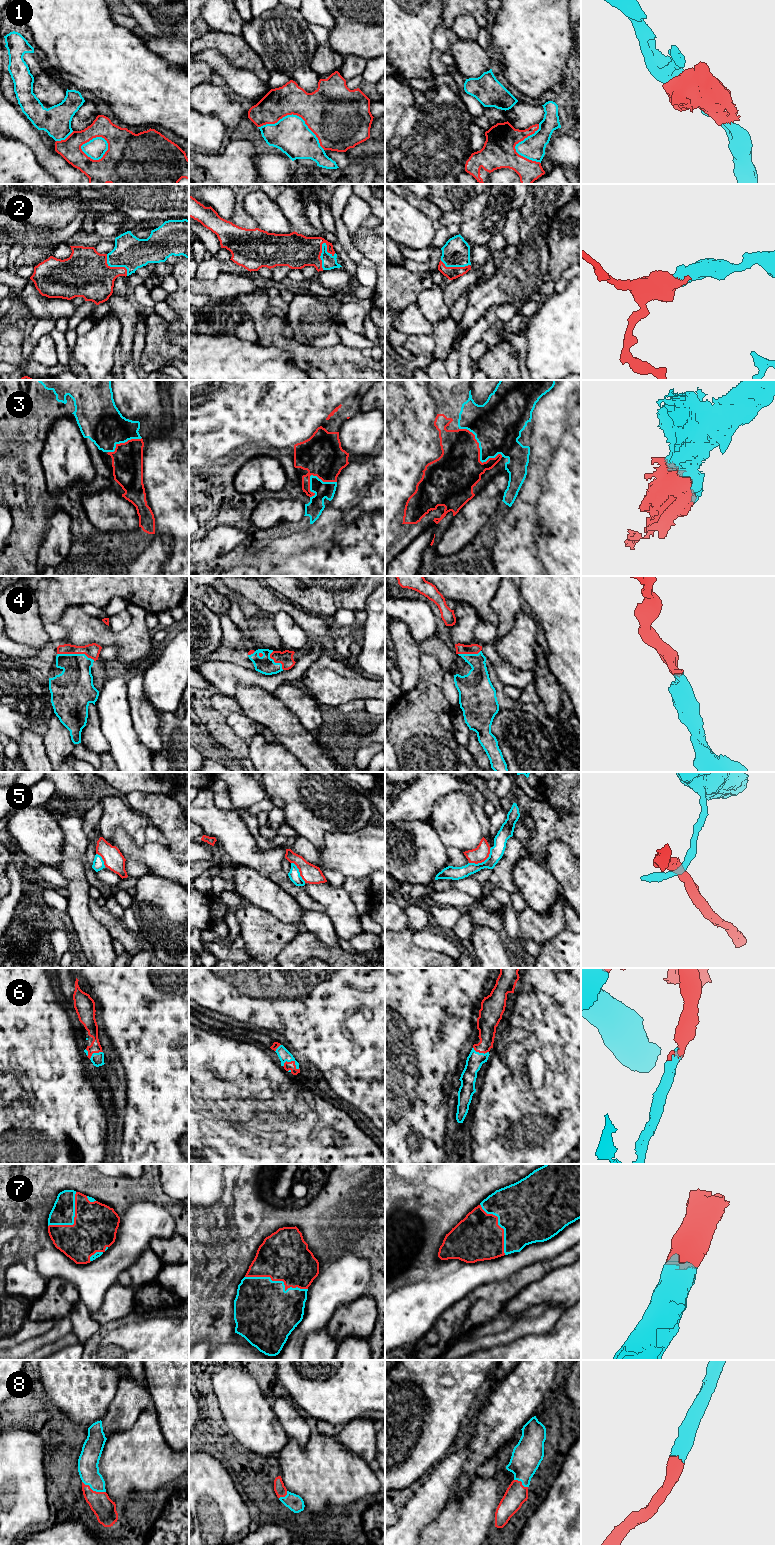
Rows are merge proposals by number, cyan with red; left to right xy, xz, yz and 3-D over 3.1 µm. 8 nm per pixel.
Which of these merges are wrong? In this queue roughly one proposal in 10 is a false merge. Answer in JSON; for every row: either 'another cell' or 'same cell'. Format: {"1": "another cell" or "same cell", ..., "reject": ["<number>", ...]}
{"1": "another cell", "2": "same cell", "3": "same cell", "4": "same cell", "5": "another cell", "6": "same cell", "7": "same cell", "8": "same cell", "reject": ["1", "5"]}

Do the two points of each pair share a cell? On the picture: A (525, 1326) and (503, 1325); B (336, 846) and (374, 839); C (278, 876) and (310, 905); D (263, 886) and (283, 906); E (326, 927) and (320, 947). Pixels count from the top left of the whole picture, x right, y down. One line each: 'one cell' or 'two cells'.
A: two cells
B: one cell
C: one cell
D: one cell
E: two cells

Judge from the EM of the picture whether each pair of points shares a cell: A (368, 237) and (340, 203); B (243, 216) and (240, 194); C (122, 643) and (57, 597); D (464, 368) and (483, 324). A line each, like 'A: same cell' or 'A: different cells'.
A: different cells
B: same cell
C: different cells
D: same cell

